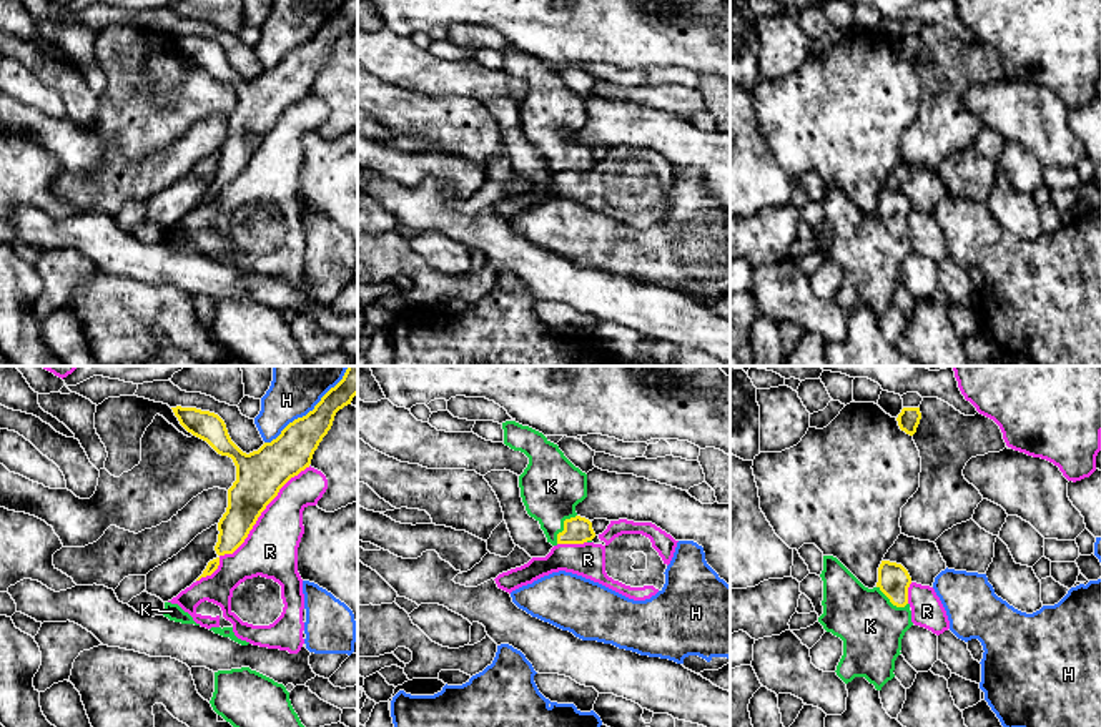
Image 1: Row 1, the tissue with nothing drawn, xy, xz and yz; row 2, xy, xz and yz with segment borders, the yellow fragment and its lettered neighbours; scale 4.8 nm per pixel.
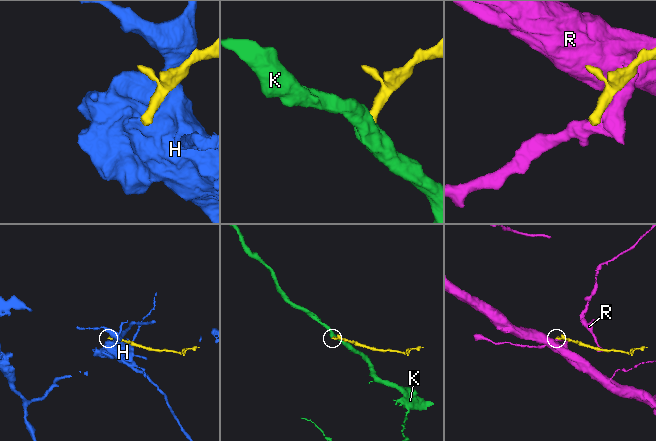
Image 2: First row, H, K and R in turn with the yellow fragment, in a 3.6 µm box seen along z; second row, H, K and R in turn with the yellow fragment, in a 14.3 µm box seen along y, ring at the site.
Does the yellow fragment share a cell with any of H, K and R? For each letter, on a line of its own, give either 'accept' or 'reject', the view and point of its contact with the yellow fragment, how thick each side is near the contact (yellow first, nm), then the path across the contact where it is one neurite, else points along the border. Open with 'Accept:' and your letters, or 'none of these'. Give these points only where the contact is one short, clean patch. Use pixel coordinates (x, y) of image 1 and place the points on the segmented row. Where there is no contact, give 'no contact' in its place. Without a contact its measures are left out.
Accept: K
H: reject | xy (310, 411) | 200/320 nm
K: accept | xz (564, 526) | 130/300 nm | across xz (577, 529), (564, 526), (557, 519), (551, 486)
R: reject | xy (251, 528) | 220/260 nm

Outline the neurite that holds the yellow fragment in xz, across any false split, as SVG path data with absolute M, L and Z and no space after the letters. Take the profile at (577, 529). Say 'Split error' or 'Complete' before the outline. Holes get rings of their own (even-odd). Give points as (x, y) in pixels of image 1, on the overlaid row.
Split error. M516 421L502 423L502 429L504 444L529 457L527 467L519 476L521 497L527 514L541 524L547 542L552 546L592 542L595 537L592 522L575 512L575 506L587 497L587 474L575 467L542 433Z

